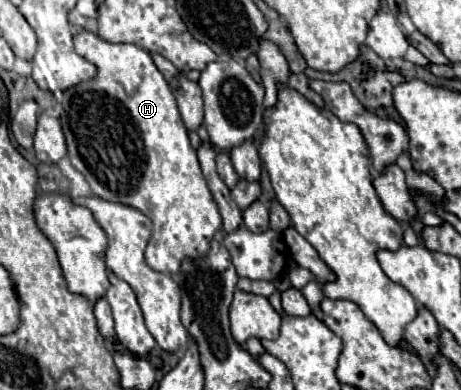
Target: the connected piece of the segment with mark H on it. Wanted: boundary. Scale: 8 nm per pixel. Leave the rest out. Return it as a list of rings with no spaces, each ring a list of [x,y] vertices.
[[[80,30],[74,34],[74,50],[84,56],[88,62],[92,62],[96,66],[96,76],[92,80],[86,80],[86,82],[80,82],[72,88],[68,88],[64,92],[64,110],[66,110],[66,116],[62,116],[62,130],[64,130],[64,136],[66,136],[66,144],[68,144],[68,158],[72,162],[72,166],[84,174],[92,194],[100,196],[100,198],[106,198],[110,202],[122,202],[122,204],[128,204],[136,210],[140,210],[142,214],[146,214],[154,228],[152,228],[152,238],[148,240],[148,246],[146,246],[146,264],[156,270],[156,272],[164,272],[164,274],[176,274],[178,272],[178,262],[182,262],[182,258],[198,258],[198,254],[206,254],[206,250],[210,250],[210,240],[214,238],[214,234],[222,228],[222,216],[218,212],[218,206],[206,186],[206,180],[202,176],[202,170],[200,170],[200,164],[198,164],[198,158],[196,158],[196,152],[192,150],[190,146],[190,140],[188,140],[188,130],[186,126],[182,126],[182,118],[178,114],[178,106],[176,106],[176,100],[174,100],[174,94],[168,86],[168,82],[164,80],[164,76],[160,74],[160,70],[156,68],[156,64],[152,62],[152,56],[142,50],[140,46],[134,46],[134,44],[110,44],[106,40],[102,40],[98,34],[92,34],[92,32],[86,32],[86,30]]]

